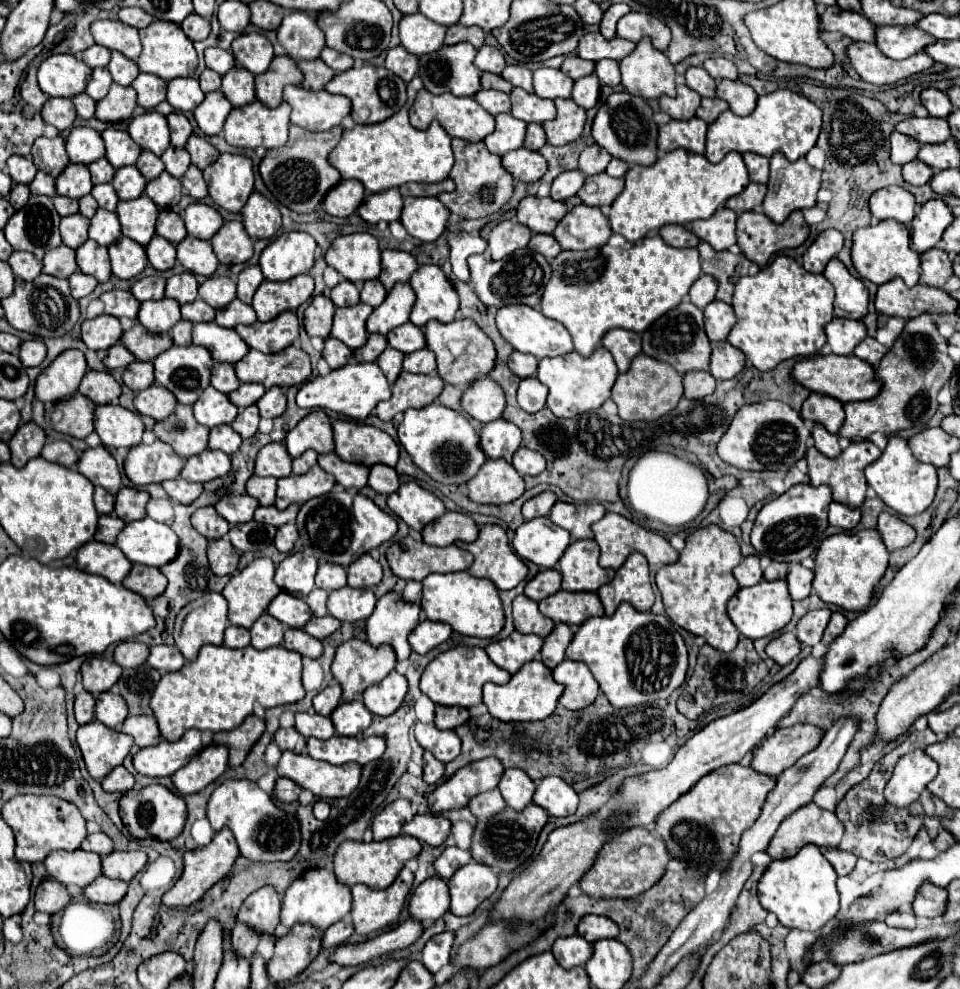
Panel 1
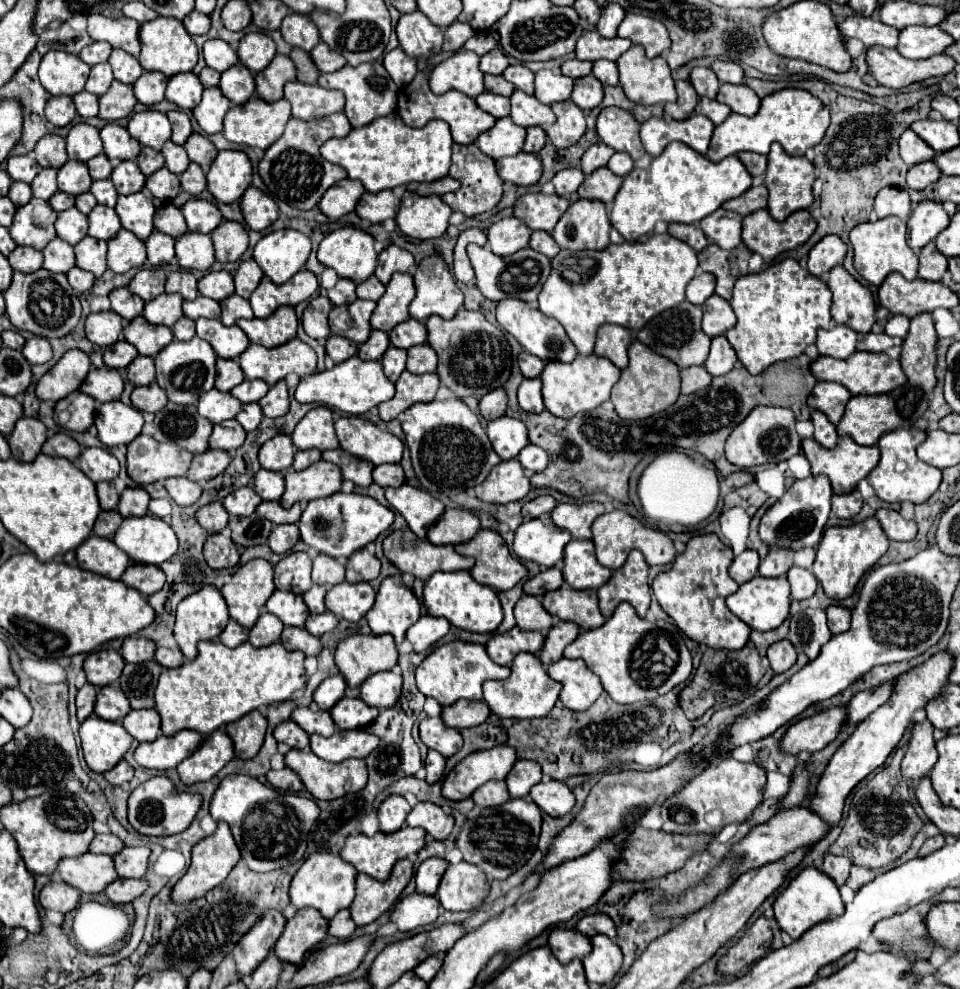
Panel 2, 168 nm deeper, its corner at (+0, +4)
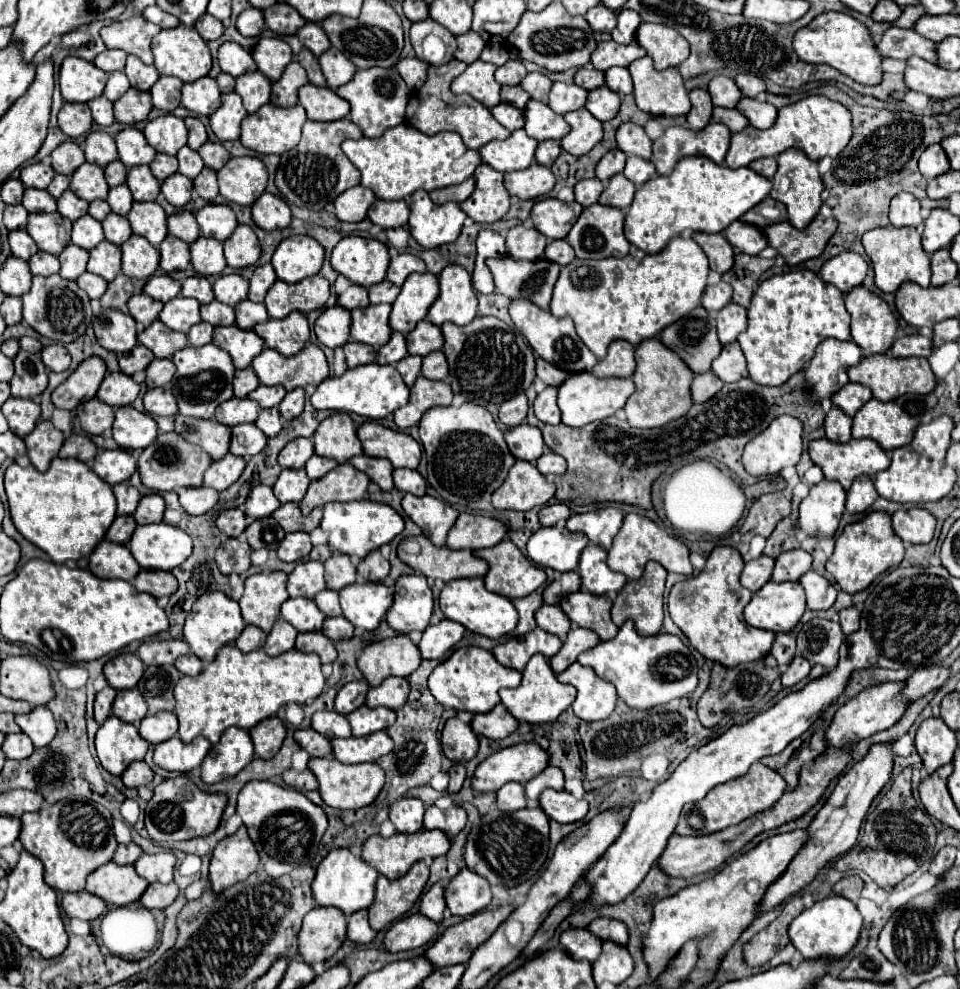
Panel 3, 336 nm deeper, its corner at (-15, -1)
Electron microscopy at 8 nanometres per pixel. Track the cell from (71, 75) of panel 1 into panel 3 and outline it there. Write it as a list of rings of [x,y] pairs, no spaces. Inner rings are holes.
[[[65,57],[59,71],[59,87],[65,101],[87,103],[105,89],[107,73],[79,57]]]

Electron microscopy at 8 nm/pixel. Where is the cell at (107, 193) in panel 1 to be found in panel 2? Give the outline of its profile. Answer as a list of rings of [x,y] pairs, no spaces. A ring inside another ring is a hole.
[[[108,178],[106,180],[96,180],[92,184],[90,192],[96,196],[98,204],[104,204],[104,206],[114,206],[116,204],[118,194],[116,194],[116,188],[114,188],[112,180],[108,180]]]

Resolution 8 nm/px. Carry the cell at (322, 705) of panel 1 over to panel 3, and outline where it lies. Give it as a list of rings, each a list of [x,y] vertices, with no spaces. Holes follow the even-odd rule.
[[[351,681],[347,685],[343,685],[337,693],[337,699],[335,699],[335,709],[341,713],[341,715],[349,715],[351,711],[355,711],[357,707],[361,707],[365,703],[365,697],[367,697],[367,681]]]

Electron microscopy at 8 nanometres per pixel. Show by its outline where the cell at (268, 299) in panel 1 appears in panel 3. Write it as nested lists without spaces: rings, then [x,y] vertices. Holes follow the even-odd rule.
[[[321,275],[307,277],[299,283],[285,283],[275,281],[271,291],[267,291],[265,307],[269,311],[269,317],[281,319],[287,317],[291,311],[309,313],[315,309],[325,307],[329,299],[329,281]]]

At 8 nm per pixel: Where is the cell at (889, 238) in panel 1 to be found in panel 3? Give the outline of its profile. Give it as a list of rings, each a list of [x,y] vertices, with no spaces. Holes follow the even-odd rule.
[[[883,227],[883,229],[871,229],[863,235],[863,247],[867,257],[873,263],[875,271],[875,285],[883,293],[895,293],[903,283],[911,281],[921,287],[929,287],[929,255],[921,247],[921,235],[915,227]]]

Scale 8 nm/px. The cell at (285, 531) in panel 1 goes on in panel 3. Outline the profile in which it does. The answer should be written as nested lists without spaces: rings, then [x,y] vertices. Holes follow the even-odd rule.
[[[287,533],[281,541],[277,555],[281,561],[301,561],[309,555],[311,541],[307,533]]]

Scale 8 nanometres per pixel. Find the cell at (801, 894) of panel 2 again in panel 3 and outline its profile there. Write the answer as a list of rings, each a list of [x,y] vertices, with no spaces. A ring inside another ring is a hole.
[[[831,895],[821,903],[815,903],[811,909],[805,909],[797,919],[793,919],[789,925],[789,937],[795,949],[803,955],[803,959],[835,961],[835,959],[845,959],[851,953],[851,949],[859,939],[861,929],[863,929],[863,919],[855,903]]]

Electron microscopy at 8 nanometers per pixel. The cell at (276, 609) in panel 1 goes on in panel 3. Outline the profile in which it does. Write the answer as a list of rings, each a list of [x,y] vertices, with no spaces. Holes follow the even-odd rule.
[[[287,599],[281,605],[281,615],[289,621],[297,631],[321,629],[325,615],[319,611],[313,599]]]

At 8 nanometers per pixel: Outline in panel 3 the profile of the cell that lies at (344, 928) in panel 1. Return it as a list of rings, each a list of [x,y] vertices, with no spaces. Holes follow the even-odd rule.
[[[357,911],[353,915],[347,917],[349,925],[347,925],[347,937],[353,941],[353,943],[371,943],[377,935],[377,931],[373,931],[369,927],[369,921],[367,921],[367,911]]]

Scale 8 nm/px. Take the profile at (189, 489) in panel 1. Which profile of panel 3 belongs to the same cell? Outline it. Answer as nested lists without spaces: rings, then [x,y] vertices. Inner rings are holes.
[[[183,487],[177,491],[177,495],[183,511],[193,517],[205,515],[207,511],[211,511],[219,499],[219,493],[209,487]]]

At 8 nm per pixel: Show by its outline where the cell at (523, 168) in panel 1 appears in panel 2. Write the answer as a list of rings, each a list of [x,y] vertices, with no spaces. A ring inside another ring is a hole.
[[[528,152],[504,156],[496,160],[496,168],[504,182],[514,182],[518,186],[532,186],[542,176],[542,160],[536,154]]]

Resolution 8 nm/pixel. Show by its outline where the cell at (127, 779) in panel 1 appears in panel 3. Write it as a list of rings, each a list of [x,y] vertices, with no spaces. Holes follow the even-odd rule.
[[[133,761],[121,775],[125,787],[141,787],[153,781],[153,771],[145,761]]]

